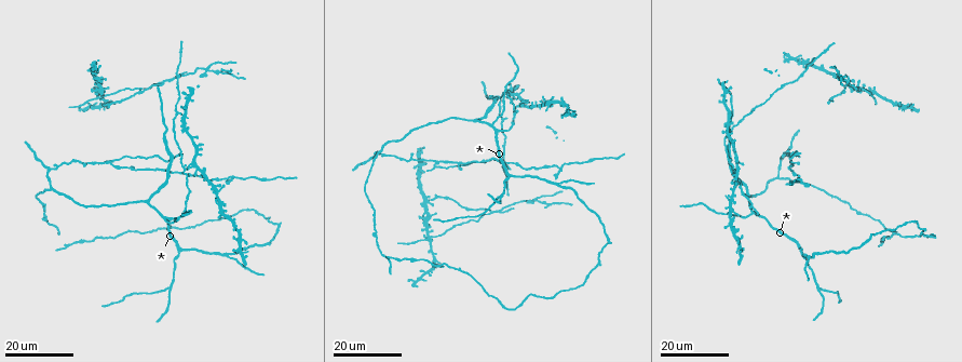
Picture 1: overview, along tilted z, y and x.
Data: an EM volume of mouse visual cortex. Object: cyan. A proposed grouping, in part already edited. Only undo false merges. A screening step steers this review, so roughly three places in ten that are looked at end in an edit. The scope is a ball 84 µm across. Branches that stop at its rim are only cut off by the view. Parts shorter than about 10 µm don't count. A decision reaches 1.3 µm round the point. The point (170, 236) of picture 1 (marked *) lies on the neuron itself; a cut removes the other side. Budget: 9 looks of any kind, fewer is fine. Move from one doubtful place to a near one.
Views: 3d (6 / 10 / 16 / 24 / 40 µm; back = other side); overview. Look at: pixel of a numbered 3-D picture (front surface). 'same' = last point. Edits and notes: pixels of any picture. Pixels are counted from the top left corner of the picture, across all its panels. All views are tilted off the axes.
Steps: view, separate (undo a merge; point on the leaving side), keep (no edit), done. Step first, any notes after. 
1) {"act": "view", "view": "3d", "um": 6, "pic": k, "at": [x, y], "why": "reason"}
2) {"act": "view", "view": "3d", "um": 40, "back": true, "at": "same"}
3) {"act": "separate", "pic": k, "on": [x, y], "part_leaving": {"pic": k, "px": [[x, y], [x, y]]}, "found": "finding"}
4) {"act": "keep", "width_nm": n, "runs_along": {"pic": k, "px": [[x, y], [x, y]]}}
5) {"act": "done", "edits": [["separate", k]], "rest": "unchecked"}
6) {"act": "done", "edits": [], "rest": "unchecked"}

{"act": "view", "view": "3d", "um": 16, "pic": 1, "at": [556, 182]}

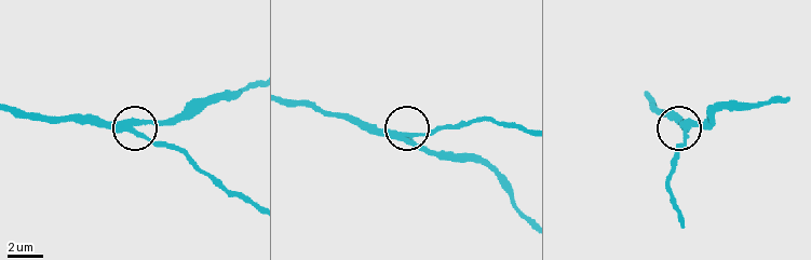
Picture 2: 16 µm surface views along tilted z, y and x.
{"act": "view", "view": "3d", "um": 6, "pic": 2, "at": [134, 129]}

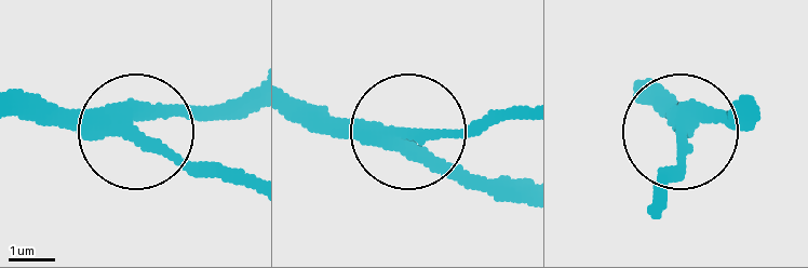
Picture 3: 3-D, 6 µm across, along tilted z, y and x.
{"act": "keep", "arms": 3, "runs_along": {"pic": 3, "px": [[24, 109], [128, 126], [244, 182]]}, "found": "one neuron here"}

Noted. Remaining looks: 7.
{"act": "view", "view": "3d", "um": 24, "pic": 1, "at": [511, 174], "why": "three arms meet"}

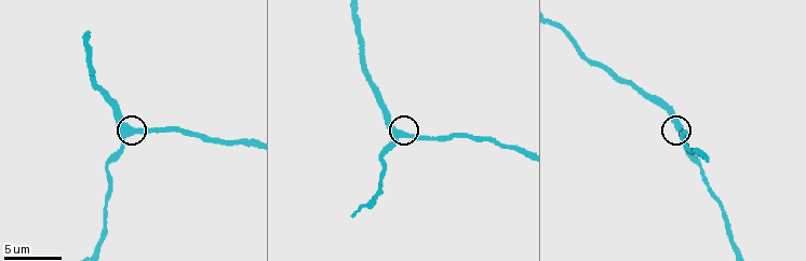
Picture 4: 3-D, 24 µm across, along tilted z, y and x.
{"act": "view", "view": "3d", "um": 6, "pic": 4, "at": [134, 132]}

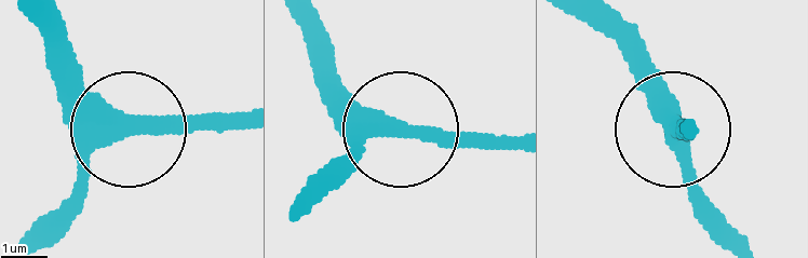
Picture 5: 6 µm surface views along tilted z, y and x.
{"act": "keep", "side_arm_um": 39, "runs_along": {"pic": 5, "px": [[26, 16], [117, 124], [77, 193], [34, 232]]}, "found": "all the same neuron"}

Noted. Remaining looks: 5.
{"act": "view", "view": "3d", "um": 24, "pic": 1, "at": [490, 126], "why": "three-way junction"}

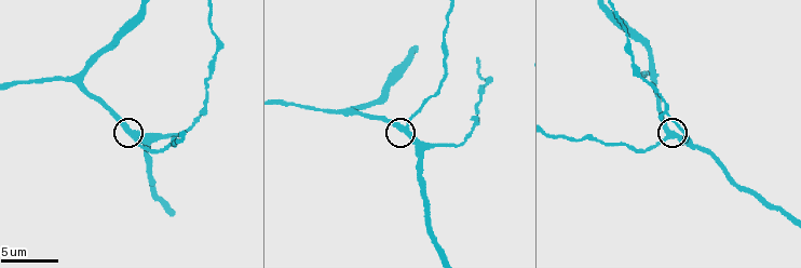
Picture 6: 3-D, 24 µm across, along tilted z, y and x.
{"act": "view", "view": "3d", "um": 6, "pic": 6, "at": [132, 135]}

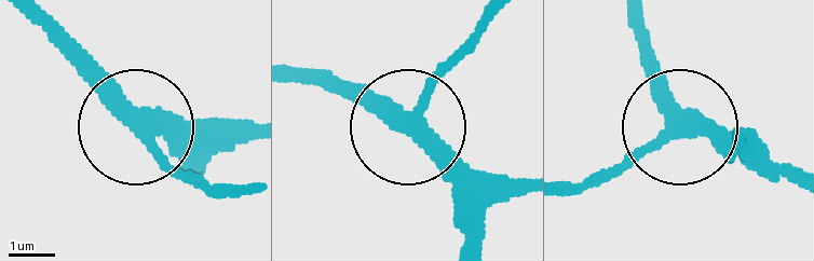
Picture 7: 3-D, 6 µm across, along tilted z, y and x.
{"act": "keep", "width_nm": 340, "runs_along": {"pic": 7, "px": [[797, 187], [680, 125], [604, 179]]}, "found": "continuous, no second neuron"}

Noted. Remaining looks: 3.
{"act": "view", "view": "3d", "um": 16, "pic": 1, "at": [230, 176], "why": "sharp bend"}

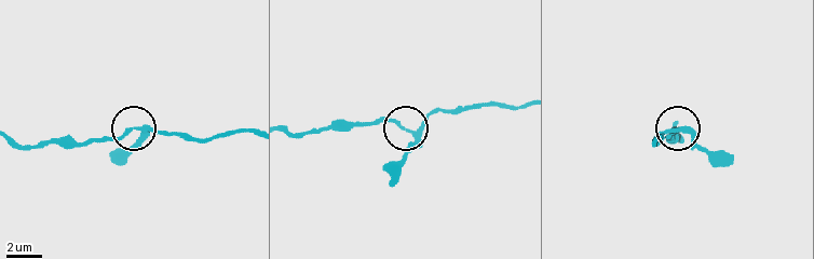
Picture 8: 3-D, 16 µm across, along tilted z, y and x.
{"act": "view", "view": "3d", "um": 6, "pic": 8, "at": [143, 127]}

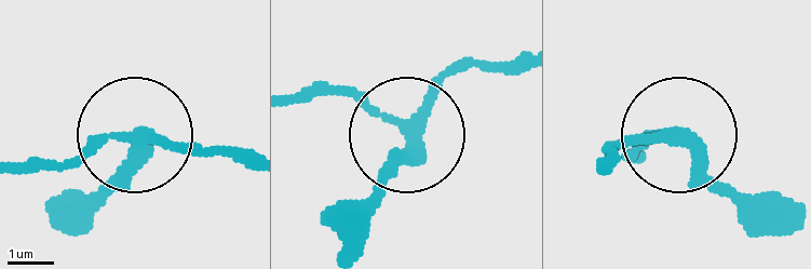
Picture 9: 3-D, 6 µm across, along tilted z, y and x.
{"act": "keep", "width_nm": 270, "found": "continuous, no second neuron"}

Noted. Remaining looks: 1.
{"act": "done", "edits": [], "rest": "unchecked"}

